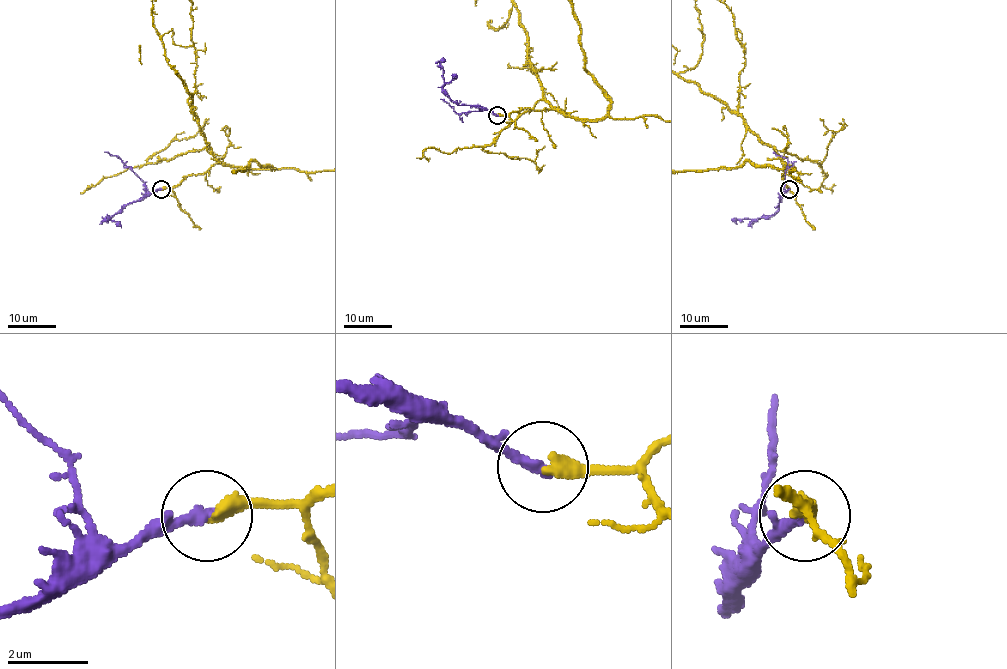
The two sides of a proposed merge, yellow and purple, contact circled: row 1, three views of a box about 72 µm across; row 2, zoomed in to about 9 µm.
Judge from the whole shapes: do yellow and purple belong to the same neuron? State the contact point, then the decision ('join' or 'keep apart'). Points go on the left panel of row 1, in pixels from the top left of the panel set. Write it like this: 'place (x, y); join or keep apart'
place (161, 189); keep apart

